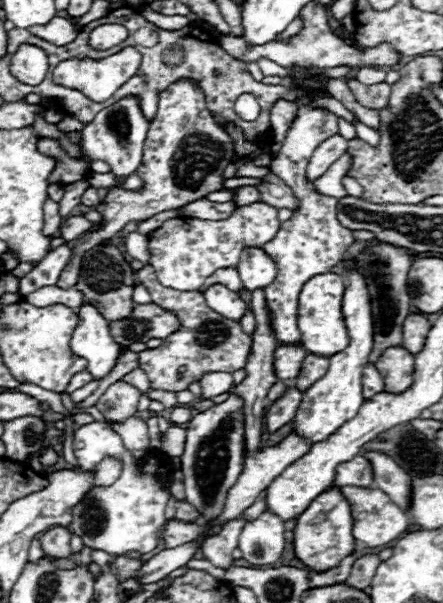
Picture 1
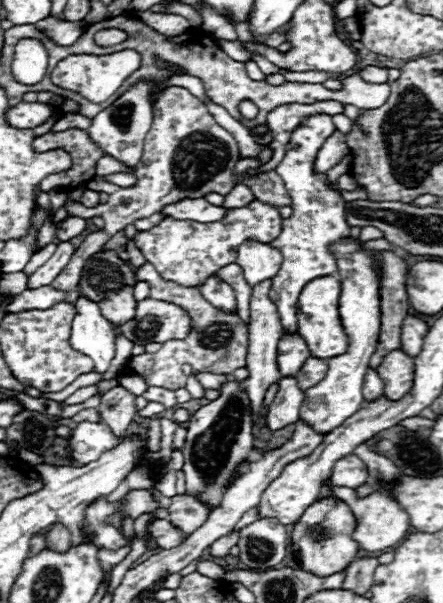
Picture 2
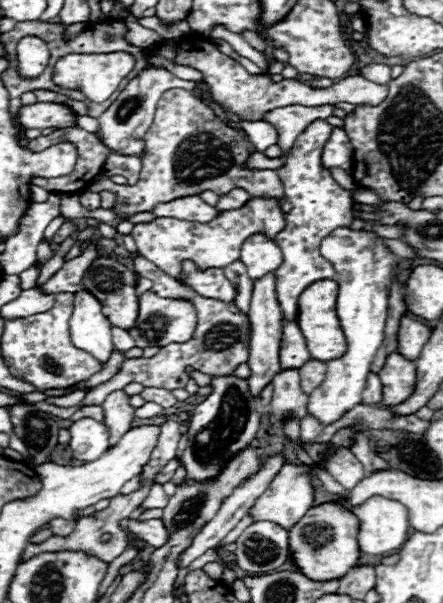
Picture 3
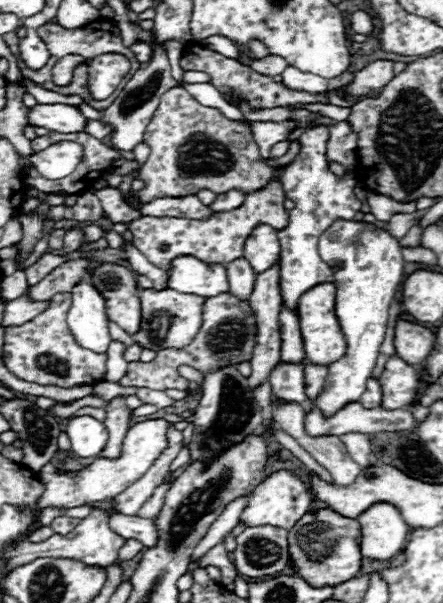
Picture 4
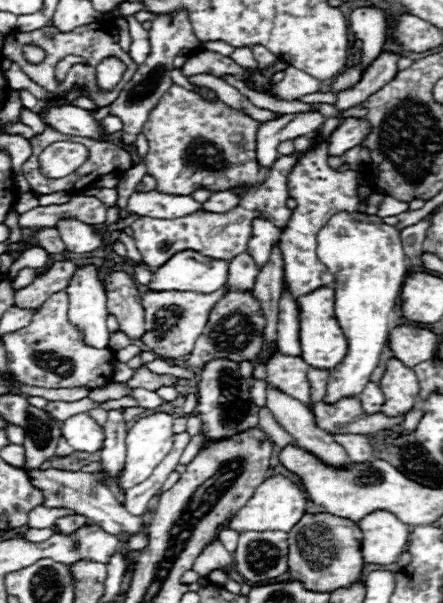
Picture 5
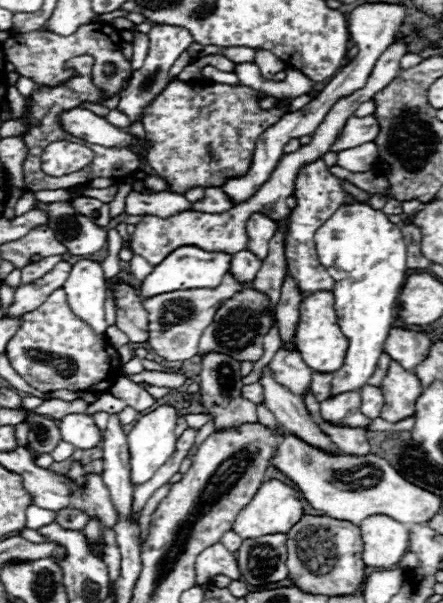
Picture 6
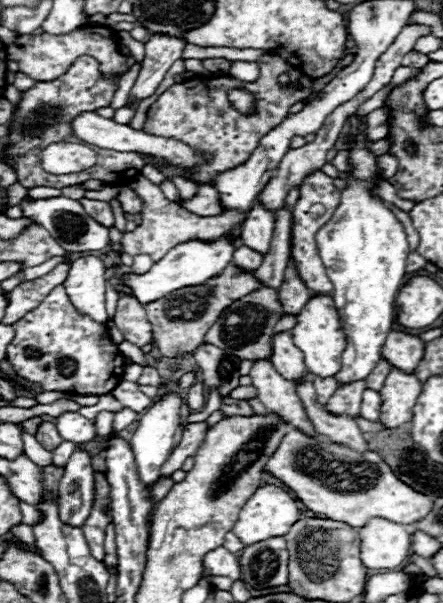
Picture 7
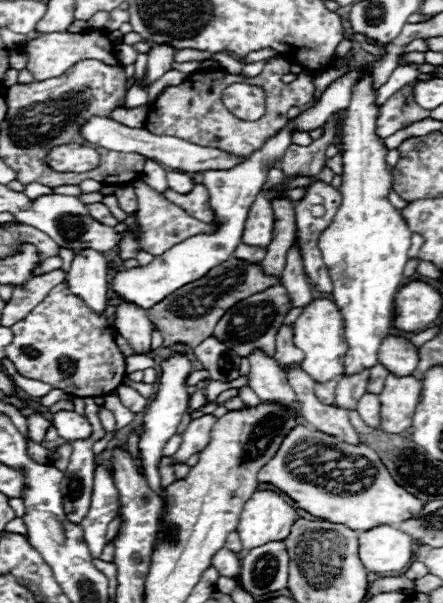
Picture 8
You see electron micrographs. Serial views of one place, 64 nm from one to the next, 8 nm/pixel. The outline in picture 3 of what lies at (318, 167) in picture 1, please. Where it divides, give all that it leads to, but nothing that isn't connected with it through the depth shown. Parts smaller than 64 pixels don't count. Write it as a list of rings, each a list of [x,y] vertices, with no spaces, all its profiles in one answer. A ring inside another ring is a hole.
[[[334,128],[324,152],[322,152],[324,168],[332,170],[334,166],[342,166],[346,172],[352,172],[352,144],[344,128]]]

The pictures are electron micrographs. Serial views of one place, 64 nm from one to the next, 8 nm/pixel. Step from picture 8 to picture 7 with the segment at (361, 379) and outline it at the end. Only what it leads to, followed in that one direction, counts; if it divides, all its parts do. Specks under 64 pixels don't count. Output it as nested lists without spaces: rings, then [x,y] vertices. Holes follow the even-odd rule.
[[[356,380],[352,384],[340,384],[334,392],[334,396],[328,400],[326,410],[334,414],[348,414],[358,416],[360,414],[360,400],[364,392],[366,380]]]

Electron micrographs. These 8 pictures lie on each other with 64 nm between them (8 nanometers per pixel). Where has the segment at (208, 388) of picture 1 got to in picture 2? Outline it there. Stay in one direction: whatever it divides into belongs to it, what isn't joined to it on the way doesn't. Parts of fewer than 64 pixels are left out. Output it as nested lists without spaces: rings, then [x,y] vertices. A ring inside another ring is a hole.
[[[200,372],[200,374],[196,374],[196,378],[198,378],[198,382],[202,384],[202,388],[206,388],[206,390],[208,390],[208,388],[218,390],[220,384],[228,380],[228,376],[224,376],[224,374],[210,374],[210,372]]]

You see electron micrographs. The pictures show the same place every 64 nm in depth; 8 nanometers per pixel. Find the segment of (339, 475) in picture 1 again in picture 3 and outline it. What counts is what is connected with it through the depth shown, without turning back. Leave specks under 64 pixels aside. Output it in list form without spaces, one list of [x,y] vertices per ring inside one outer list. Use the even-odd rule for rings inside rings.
[[[338,448],[326,462],[326,470],[342,488],[354,488],[364,478],[364,466],[352,456],[348,448]]]

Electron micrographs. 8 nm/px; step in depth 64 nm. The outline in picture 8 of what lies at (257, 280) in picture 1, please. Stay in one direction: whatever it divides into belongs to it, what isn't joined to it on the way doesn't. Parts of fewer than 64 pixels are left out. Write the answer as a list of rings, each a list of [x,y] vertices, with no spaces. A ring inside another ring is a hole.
[[[260,192],[260,196],[256,196],[248,212],[242,242],[252,246],[268,246],[272,240],[272,230],[274,230],[274,212],[270,208],[268,196]]]

